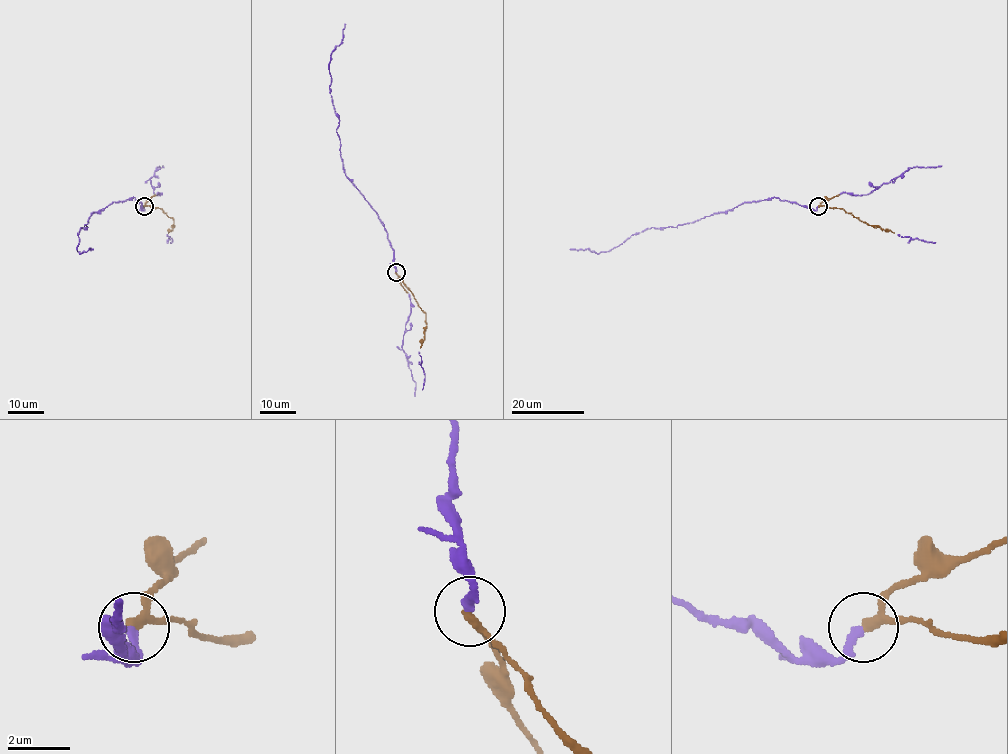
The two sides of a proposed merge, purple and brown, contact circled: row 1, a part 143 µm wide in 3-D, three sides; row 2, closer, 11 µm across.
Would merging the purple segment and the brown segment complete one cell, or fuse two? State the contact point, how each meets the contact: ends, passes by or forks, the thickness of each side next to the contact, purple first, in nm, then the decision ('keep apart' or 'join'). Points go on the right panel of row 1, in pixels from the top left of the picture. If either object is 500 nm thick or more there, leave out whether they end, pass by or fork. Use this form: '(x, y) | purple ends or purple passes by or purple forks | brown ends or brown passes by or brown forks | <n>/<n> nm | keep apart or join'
(818, 206) | purple ends | brown passes by | 240/200 nm | join

